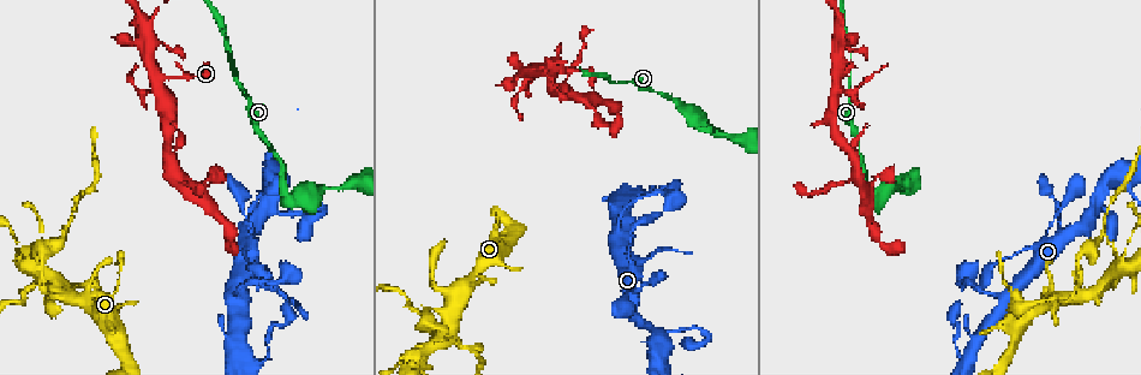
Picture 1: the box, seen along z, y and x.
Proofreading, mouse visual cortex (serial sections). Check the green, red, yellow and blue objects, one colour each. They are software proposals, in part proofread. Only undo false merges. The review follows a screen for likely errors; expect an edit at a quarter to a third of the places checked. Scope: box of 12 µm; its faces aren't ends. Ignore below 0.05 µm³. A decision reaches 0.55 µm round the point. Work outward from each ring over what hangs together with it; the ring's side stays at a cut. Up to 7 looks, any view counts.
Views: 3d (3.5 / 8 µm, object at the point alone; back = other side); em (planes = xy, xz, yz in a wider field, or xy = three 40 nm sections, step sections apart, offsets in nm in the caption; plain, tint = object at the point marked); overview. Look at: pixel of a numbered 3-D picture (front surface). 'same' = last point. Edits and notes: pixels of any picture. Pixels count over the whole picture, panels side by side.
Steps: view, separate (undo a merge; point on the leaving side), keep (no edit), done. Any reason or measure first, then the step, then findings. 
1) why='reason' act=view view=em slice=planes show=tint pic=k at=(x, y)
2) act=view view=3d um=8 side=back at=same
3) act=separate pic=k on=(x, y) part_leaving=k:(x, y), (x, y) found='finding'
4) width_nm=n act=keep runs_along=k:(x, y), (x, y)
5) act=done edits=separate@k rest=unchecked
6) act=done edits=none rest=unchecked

why='abrupt turn' act=view view=3d um=8 pic=1 at=(300, 205)

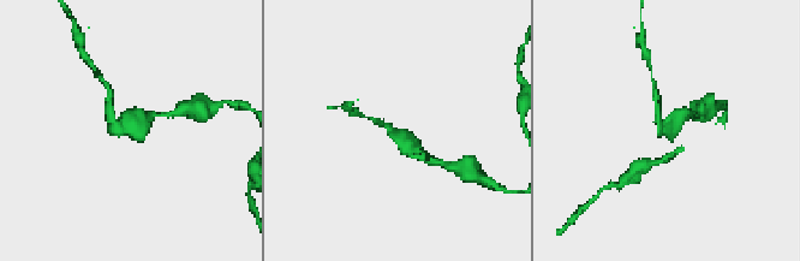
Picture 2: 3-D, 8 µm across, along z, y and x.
why='closer look' act=view view=3d um=3.5 pic=2 at=(129, 130)

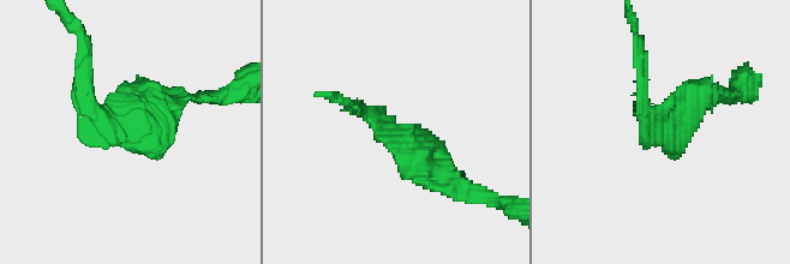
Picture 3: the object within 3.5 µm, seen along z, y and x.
act=separate pic=3 on=(401, 164) part_leaving=3:(396, 132), (474, 197) found='a second cell is stuck on'

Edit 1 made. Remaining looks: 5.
why='thin arm on a thick one' act=view view=em slice=xy step=1 show=tint pic=1 at=(161, 77)

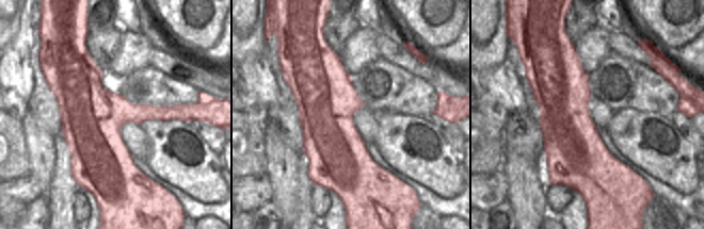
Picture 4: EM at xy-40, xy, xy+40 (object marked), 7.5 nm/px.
act=view view=3d um=3.5 side=back at=same

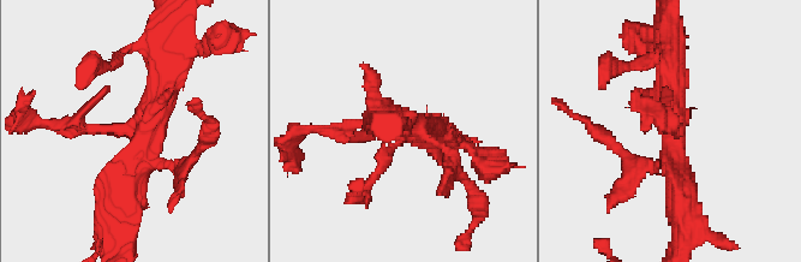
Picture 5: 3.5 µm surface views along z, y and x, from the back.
width_nm=440 act=keep runs_along=5:(60, 124), (141, 131), (119, 198) found='continuous, no second cell'

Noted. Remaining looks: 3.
why='three arms meet' act=view view=3d um=3.5 pic=1 at=(157, 11)

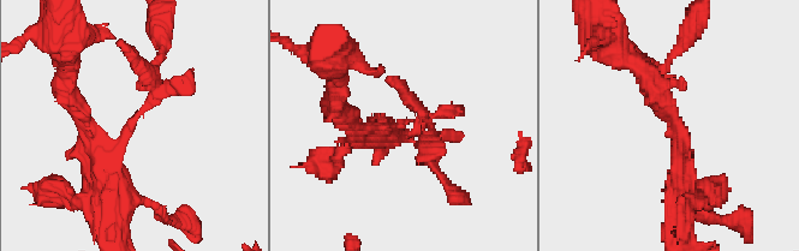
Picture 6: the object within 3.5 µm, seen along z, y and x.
arms=3 arm_widths_nm=150,250,350 why='need the tissue' act=view view=em slice=planes show=tint pic=6 at=(400, 123)

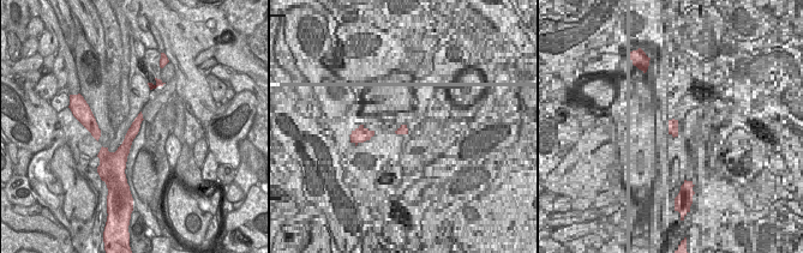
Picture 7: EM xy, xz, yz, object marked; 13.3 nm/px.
act=keep runs_along=6:(114, 204), (132, 119), (188, 78) found='continuous, no second cell'

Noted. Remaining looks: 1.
act=done edits=separate@3 rest=unchecked

